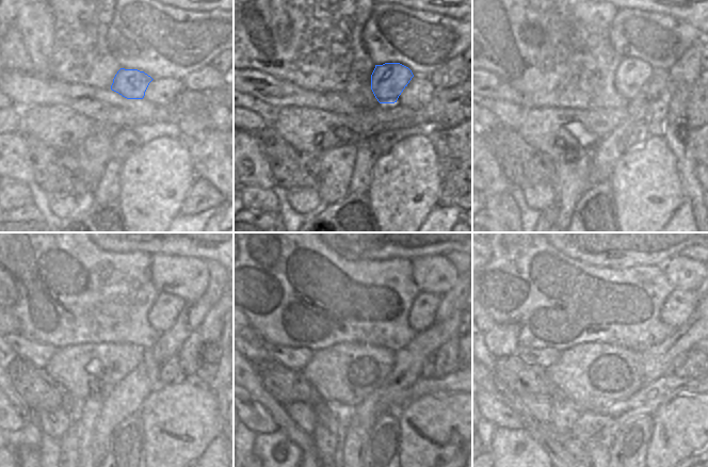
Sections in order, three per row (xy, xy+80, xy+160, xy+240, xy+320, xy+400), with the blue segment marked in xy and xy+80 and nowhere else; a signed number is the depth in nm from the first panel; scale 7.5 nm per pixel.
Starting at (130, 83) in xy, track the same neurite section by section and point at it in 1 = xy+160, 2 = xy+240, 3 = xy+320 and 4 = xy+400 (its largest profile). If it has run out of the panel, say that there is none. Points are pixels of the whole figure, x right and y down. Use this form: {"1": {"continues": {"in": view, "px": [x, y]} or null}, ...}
{"1": {"continues": {"in": "xy+160", "px": [631, 75]}}, "2": {"continues": {"in": "xy+240", "px": [166, 307]}}, "3": {"continues": {"in": "xy+320", "px": [423, 310]}}, "4": {"continues": {"in": "xy+400", "px": [680, 304]}}}

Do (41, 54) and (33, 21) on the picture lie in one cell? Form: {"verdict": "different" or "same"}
{"verdict": "same"}

